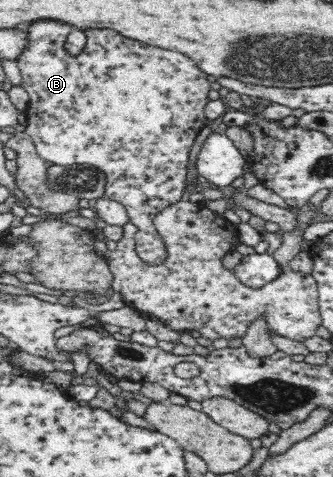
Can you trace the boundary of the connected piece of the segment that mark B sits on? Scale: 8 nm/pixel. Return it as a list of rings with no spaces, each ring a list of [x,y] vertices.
[[[53,20],[31,22],[29,28],[27,28],[25,48],[23,48],[23,52],[19,54],[19,58],[16,60],[19,72],[21,73],[21,86],[27,91],[30,98],[26,110],[27,125],[24,126],[24,131],[31,136],[31,140],[42,160],[58,166],[89,164],[105,173],[108,180],[106,197],[121,203],[127,209],[130,222],[137,227],[137,232],[135,232],[135,253],[148,265],[152,267],[159,266],[165,262],[168,257],[168,252],[166,251],[162,236],[157,232],[154,225],[151,225],[151,220],[153,220],[153,216],[157,214],[157,211],[165,206],[169,206],[171,202],[177,202],[183,198],[183,188],[185,188],[188,173],[189,152],[191,152],[191,146],[193,146],[199,130],[208,121],[203,111],[205,104],[208,102],[207,94],[209,94],[210,83],[207,80],[208,74],[203,74],[195,66],[193,60],[189,60],[187,56],[183,56],[179,52],[165,54],[167,50],[161,50],[161,48],[151,48],[151,46],[149,48],[143,48],[143,46],[139,46],[139,42],[135,42],[131,38],[125,38],[119,32],[109,30],[109,28],[105,28],[105,30],[103,28],[83,30],[86,37],[85,46],[83,46],[83,50],[79,50],[79,54],[71,54],[65,47],[65,41],[67,40],[67,36],[71,34],[71,30],[73,30],[71,24],[57,22],[57,20],[55,22]]]

